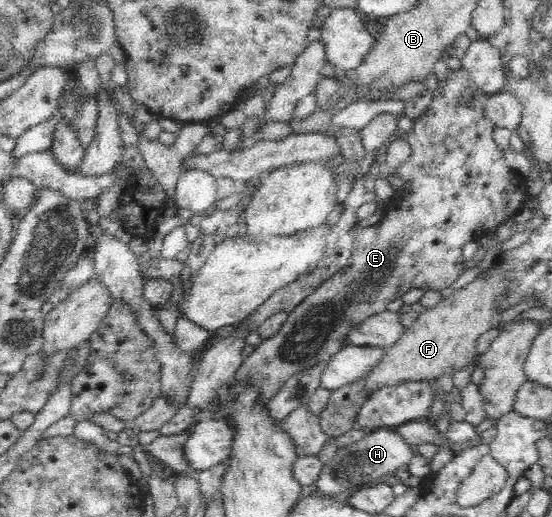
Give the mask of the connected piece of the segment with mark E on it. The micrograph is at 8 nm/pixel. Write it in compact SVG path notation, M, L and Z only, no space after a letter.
M463 67L451 69L445 82L439 84L432 94L433 101L420 117L414 119L413 126L407 132L398 132L390 140L405 139L411 148L409 158L401 166L390 169L385 161L387 146L384 145L376 152L370 166L371 176L380 173L399 175L404 180L404 188L409 196L405 195L403 202L397 202L393 210L383 213L376 224L370 227L355 226L355 246L349 266L342 267L341 272L337 271L331 280L305 298L291 312L276 336L250 349L237 370L234 380L247 380L248 377L253 377L255 381L259 379L259 400L263 404L267 404L297 372L317 365L326 366L337 352L349 345L347 336L350 332L359 328L367 318L387 311L387 304L391 301L402 299L403 294L415 288L425 291L450 288L465 271L462 265L465 260L463 246L505 223L528 200L525 180L507 166L503 151L493 138L495 126L484 112L488 96L473 84L469 71Z

